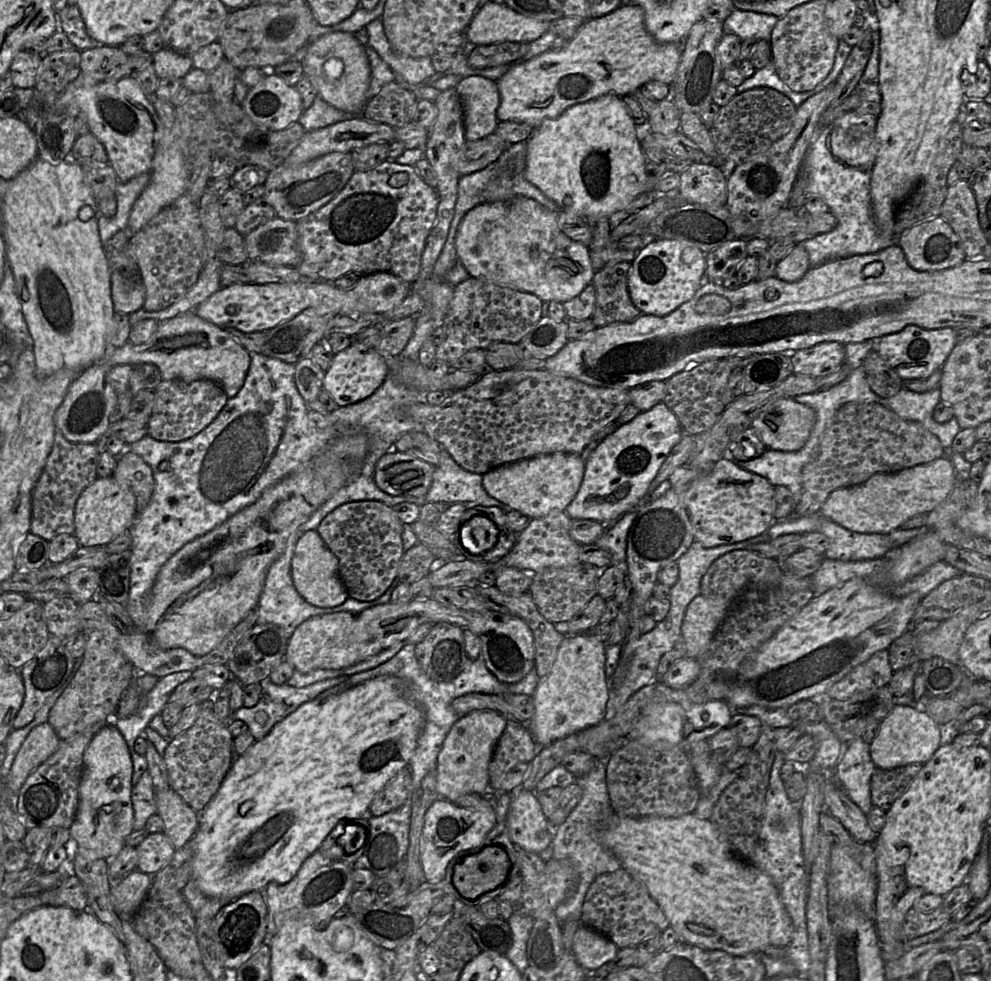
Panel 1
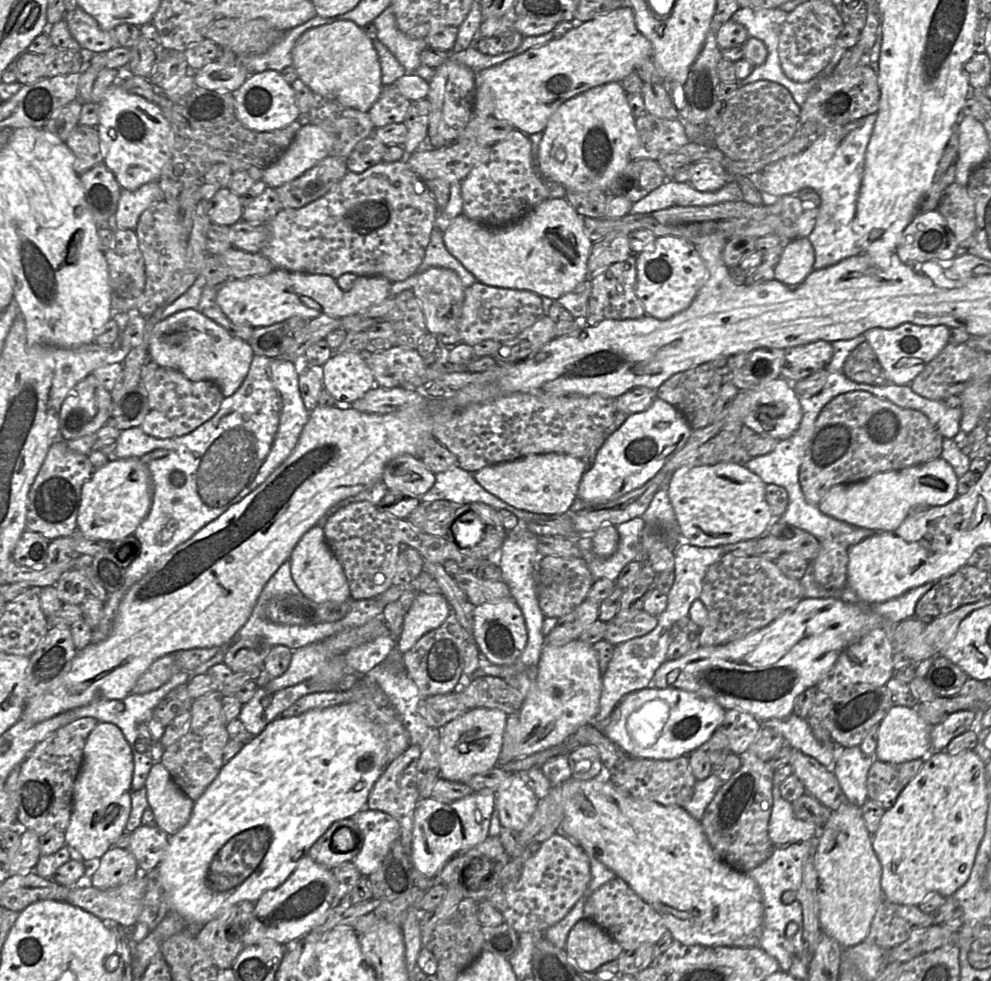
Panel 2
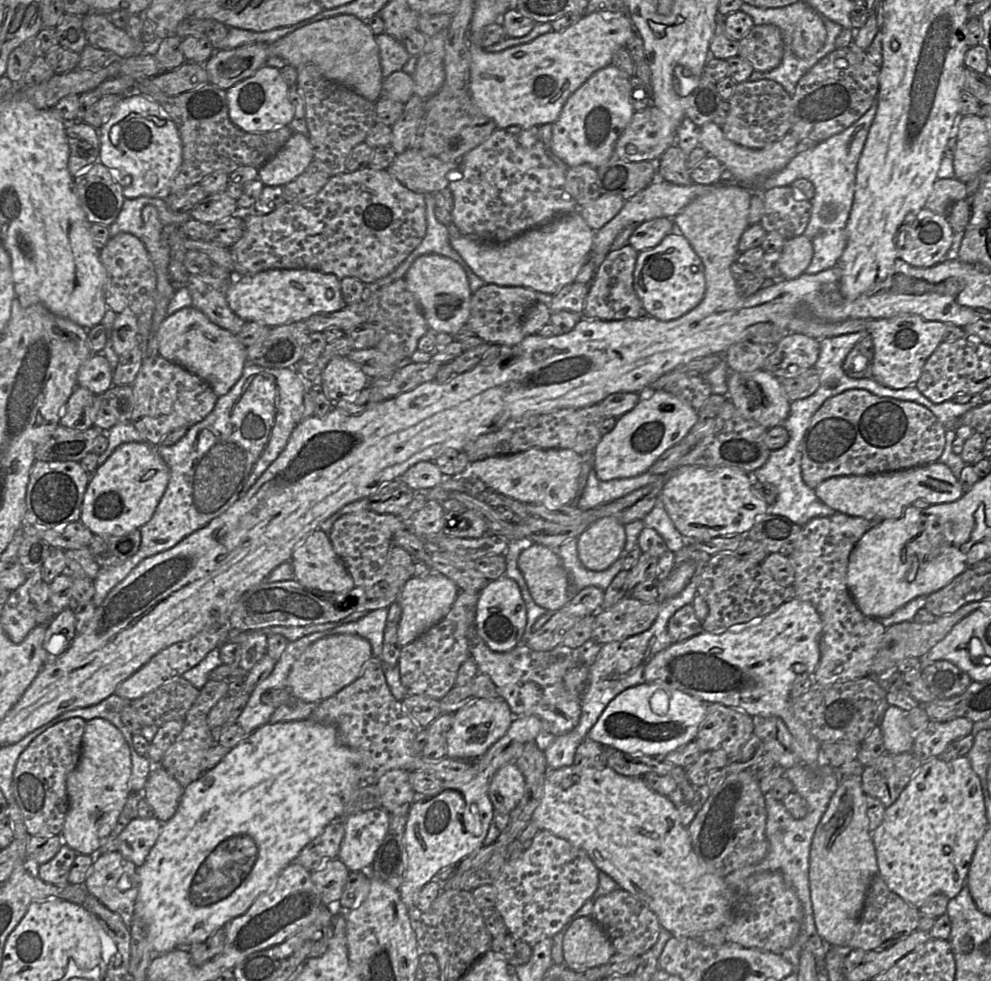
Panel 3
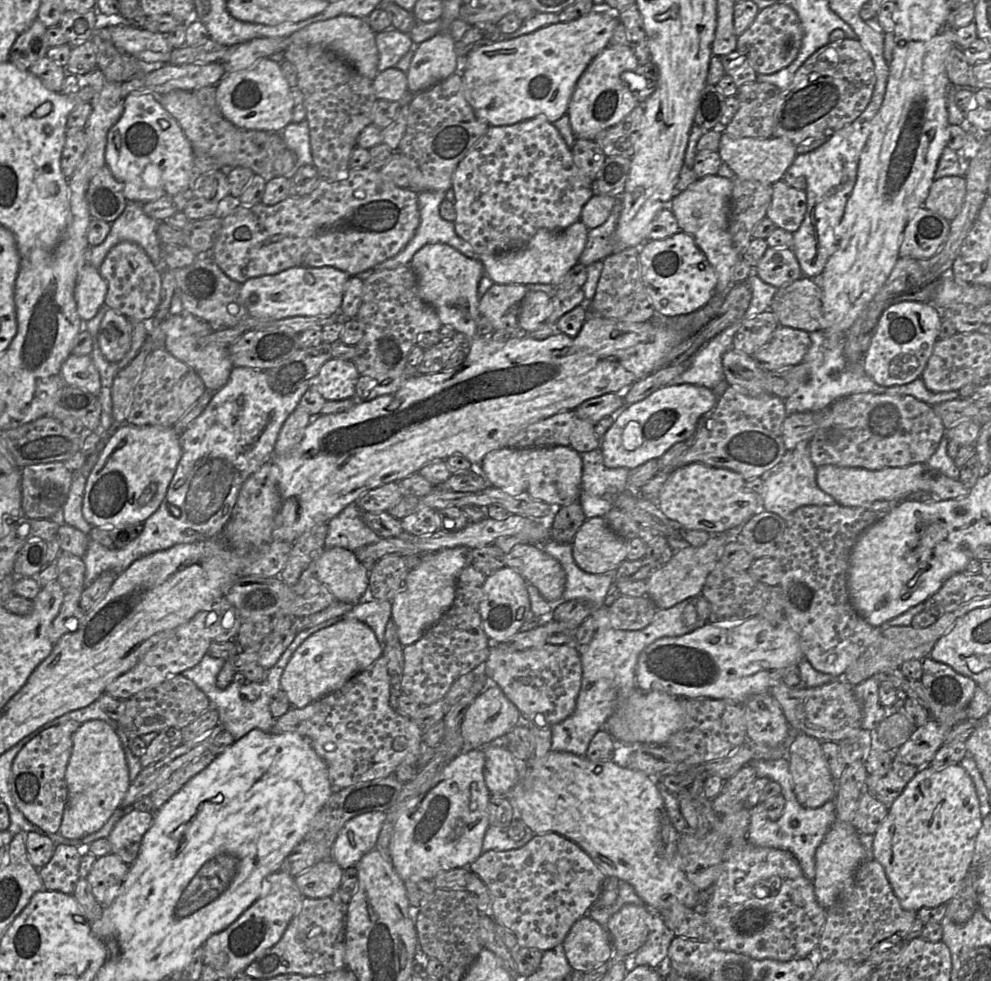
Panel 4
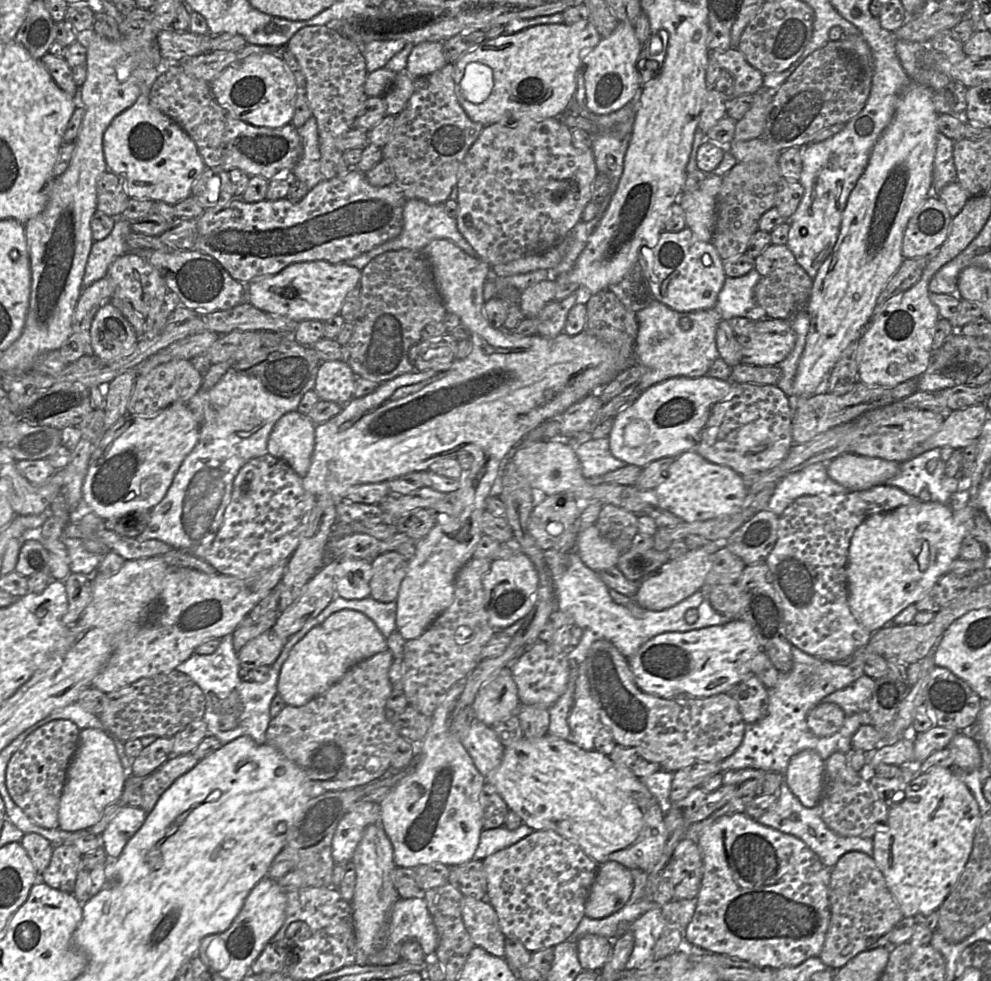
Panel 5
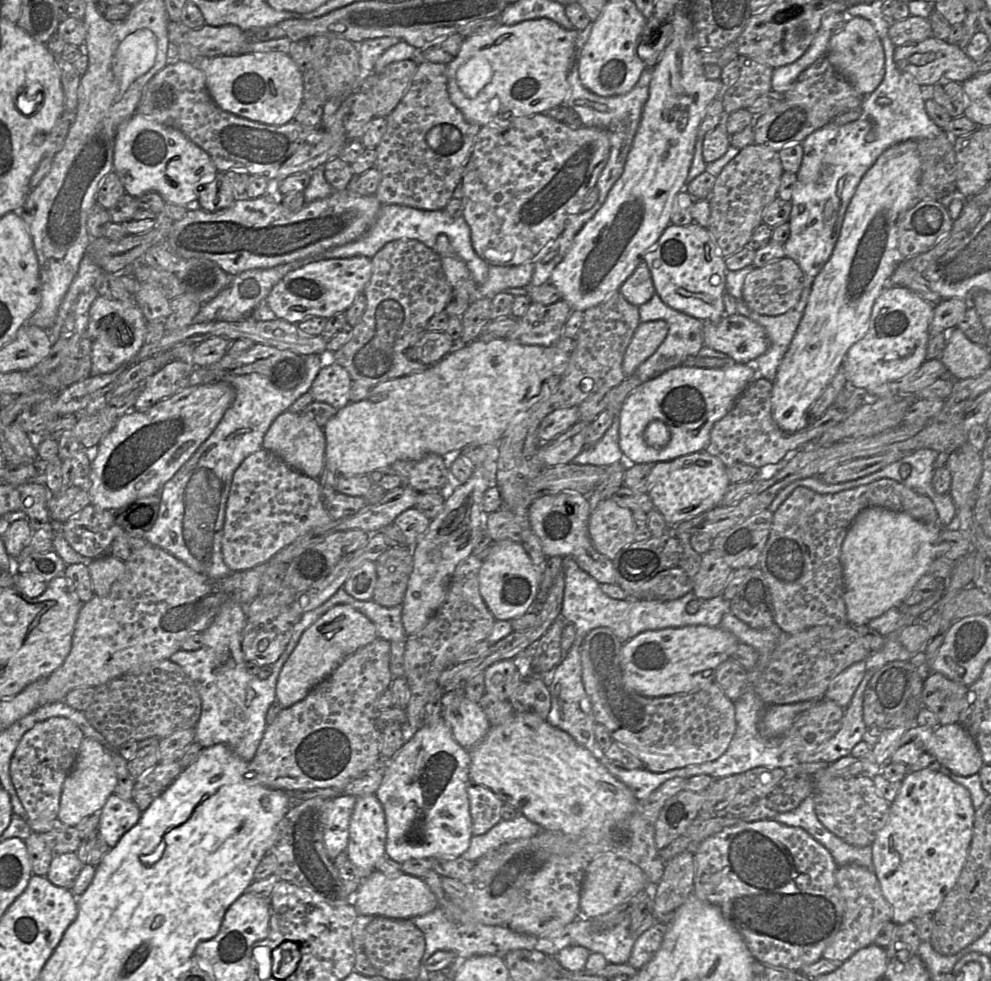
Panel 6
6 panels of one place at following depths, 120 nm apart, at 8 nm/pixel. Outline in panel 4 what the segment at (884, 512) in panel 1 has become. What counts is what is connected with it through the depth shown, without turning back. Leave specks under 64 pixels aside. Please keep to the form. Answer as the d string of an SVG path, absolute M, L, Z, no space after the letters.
M911 464L905 467L888 467L881 470L868 470L864 468L839 467L836 465L822 465L817 468L816 483L825 493L832 496L836 503L846 507L858 507L869 502L885 500L899 503L906 500L911 494L918 491L930 493L935 500L959 499L967 496L967 489L959 480L954 480L935 472L925 464Z

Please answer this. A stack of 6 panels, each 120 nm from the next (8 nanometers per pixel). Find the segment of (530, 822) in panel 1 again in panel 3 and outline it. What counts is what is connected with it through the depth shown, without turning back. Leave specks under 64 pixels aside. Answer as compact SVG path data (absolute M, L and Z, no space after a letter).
M515 763L501 767L494 775L489 788L489 798L496 811L510 814L521 801L525 779Z

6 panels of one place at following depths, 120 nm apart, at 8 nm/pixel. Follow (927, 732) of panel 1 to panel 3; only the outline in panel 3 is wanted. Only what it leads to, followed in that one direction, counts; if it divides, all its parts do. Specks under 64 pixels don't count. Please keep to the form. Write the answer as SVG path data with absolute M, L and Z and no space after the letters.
M888 706L879 722L886 753L911 752L914 734L906 720L906 711L896 706Z

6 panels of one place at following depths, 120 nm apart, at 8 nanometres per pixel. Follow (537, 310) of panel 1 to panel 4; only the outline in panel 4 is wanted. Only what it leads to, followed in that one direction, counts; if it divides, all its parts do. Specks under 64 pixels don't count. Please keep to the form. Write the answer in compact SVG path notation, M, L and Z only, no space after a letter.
M493 284L479 299L480 316L486 317L492 324L493 330L506 330L511 337L520 334L519 313L522 300L529 292L524 284Z

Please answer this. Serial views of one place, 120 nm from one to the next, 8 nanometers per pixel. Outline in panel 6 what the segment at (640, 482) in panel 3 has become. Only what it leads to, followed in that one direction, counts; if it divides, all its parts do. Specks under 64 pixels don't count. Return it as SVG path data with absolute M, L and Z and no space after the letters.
M615 415L612 425L604 436L594 446L584 448L572 463L607 467L621 461L625 470L635 465L623 455L619 447L619 421L619 415Z

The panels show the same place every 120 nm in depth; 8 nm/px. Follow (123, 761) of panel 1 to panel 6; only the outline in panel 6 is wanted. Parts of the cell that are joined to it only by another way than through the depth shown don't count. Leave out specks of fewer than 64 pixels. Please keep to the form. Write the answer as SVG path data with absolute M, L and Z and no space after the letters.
M84 737L76 761L62 786L58 819L65 825L75 827L85 817L99 813L114 793L116 784L112 753L95 739Z

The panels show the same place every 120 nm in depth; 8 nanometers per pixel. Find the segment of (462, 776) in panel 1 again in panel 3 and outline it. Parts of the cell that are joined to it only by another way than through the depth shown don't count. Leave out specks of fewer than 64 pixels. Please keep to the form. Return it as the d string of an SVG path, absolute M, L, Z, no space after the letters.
M501 697L479 699L466 705L453 714L452 726L447 736L446 757L458 760L475 760L481 757L505 735L514 718L509 705Z

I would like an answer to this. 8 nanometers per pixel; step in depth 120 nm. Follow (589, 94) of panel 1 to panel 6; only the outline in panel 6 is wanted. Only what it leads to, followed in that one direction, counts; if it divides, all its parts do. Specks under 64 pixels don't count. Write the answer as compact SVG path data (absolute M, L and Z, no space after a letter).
M547 18L524 20L514 25L497 23L484 33L464 38L456 57L446 64L447 88L452 103L469 122L480 127L506 125L510 112L520 116L532 116L563 105L569 90L568 74L580 57L587 39L587 27L582 32L567 30Z

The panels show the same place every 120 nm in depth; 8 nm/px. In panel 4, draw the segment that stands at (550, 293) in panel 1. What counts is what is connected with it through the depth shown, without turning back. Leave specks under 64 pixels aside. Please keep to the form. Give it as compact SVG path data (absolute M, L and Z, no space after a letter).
M576 221L563 230L539 230L522 247L499 254L481 254L478 259L484 274L494 284L549 284L557 286L568 271L578 263L588 236L587 227Z

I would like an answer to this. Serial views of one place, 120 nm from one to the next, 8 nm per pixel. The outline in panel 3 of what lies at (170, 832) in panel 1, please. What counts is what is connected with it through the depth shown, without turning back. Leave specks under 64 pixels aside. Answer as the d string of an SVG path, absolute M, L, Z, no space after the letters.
M154 765L142 795L152 807L154 817L165 823L175 814L183 789L161 765Z

